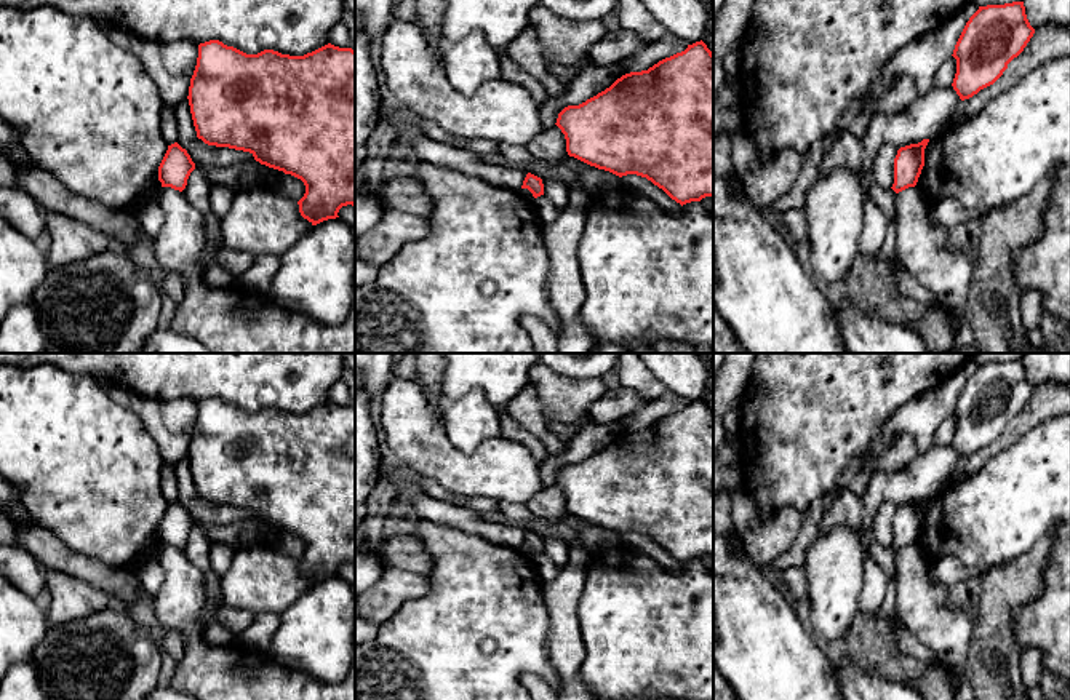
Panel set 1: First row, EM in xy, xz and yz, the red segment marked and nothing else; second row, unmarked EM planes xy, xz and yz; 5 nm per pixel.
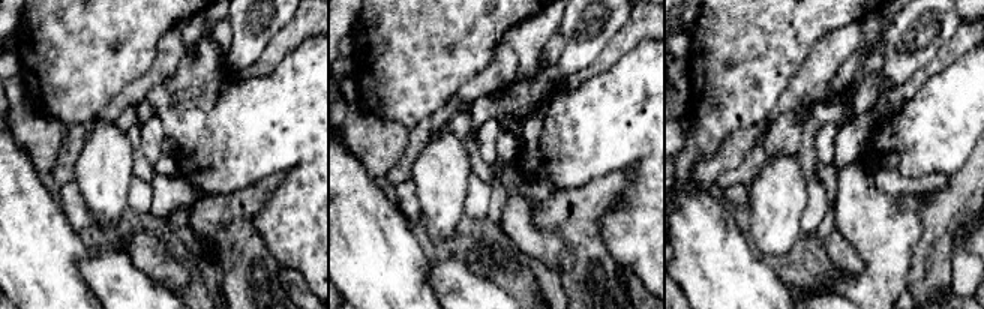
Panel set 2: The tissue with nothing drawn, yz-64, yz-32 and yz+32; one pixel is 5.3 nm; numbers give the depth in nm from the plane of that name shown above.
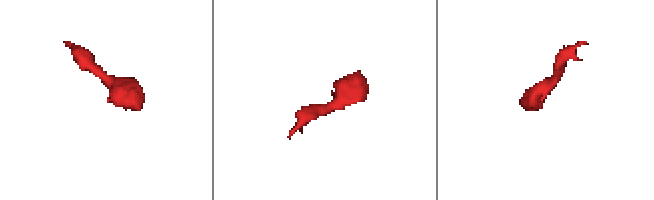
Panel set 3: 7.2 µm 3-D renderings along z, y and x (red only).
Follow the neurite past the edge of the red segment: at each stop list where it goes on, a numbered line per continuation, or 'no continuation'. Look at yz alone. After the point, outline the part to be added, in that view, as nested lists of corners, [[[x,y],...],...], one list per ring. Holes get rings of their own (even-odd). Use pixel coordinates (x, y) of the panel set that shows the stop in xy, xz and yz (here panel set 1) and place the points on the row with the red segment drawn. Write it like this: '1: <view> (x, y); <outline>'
no continuation

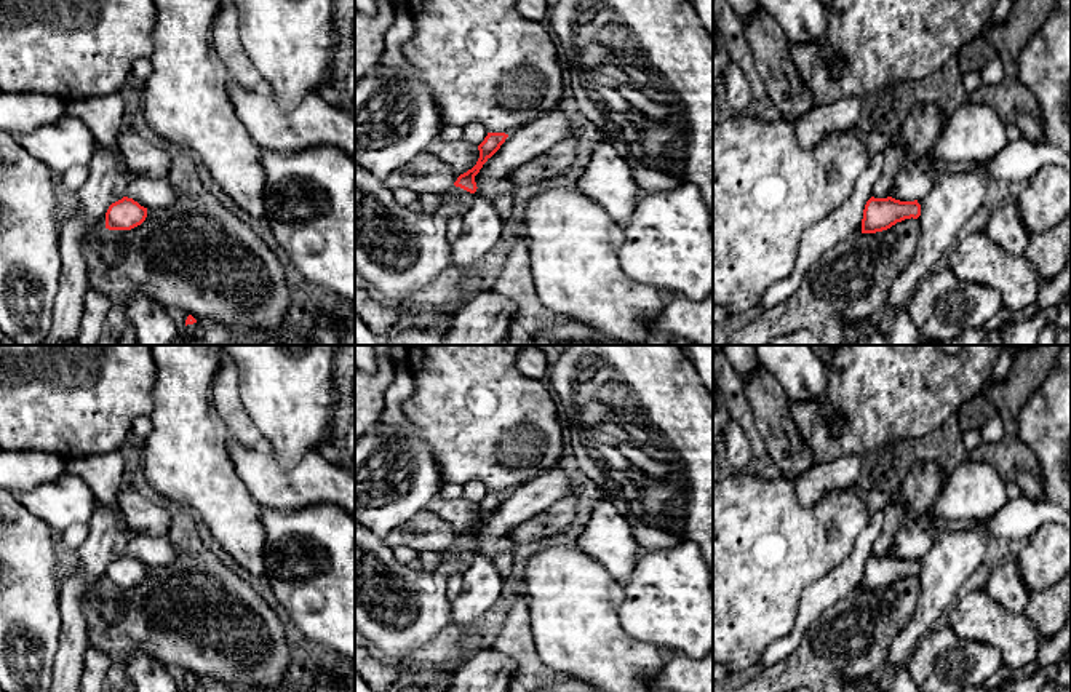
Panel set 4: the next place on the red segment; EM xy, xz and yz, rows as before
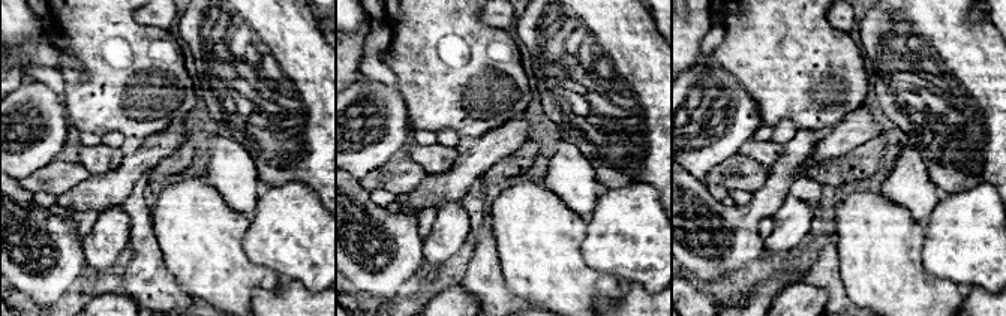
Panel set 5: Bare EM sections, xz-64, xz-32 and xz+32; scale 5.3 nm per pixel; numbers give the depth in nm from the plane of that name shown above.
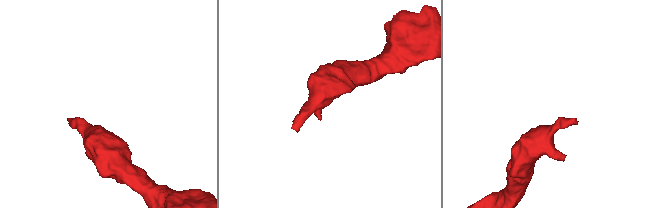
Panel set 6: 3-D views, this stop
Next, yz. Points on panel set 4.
no continuation

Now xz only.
1: xz (398, 253); [[[355,163],[355,270],[366,281],[366,288],[400,308],[404,300],[411,300],[416,308],[417,296],[452,265],[451,243],[446,237],[448,221],[464,217],[475,198],[473,193],[454,185],[436,211],[416,213],[398,205],[393,190]]]

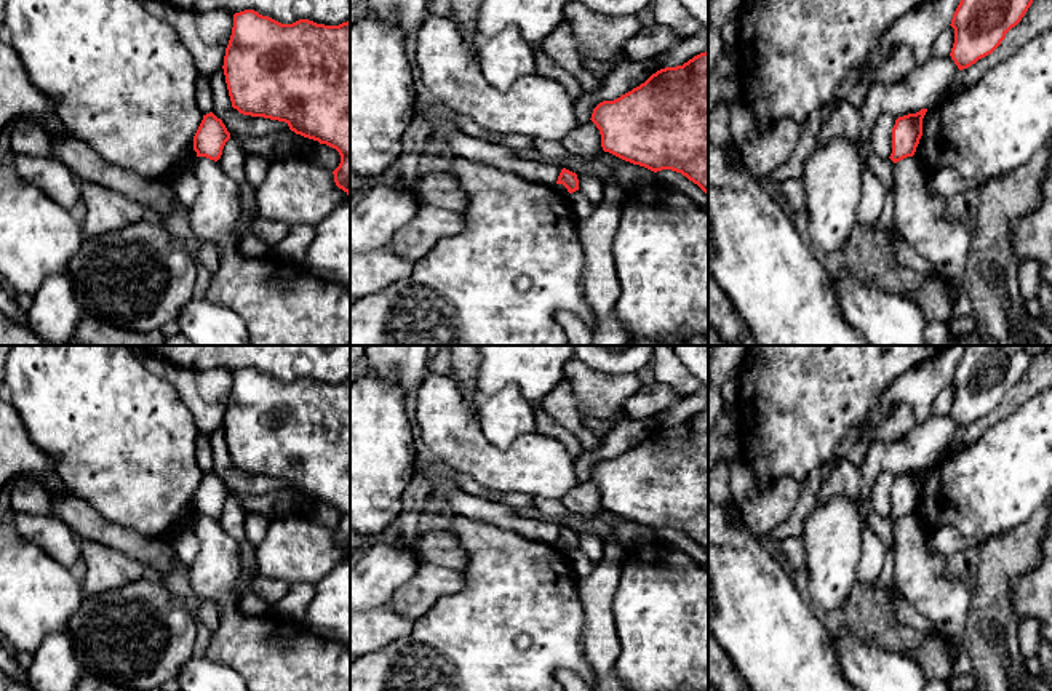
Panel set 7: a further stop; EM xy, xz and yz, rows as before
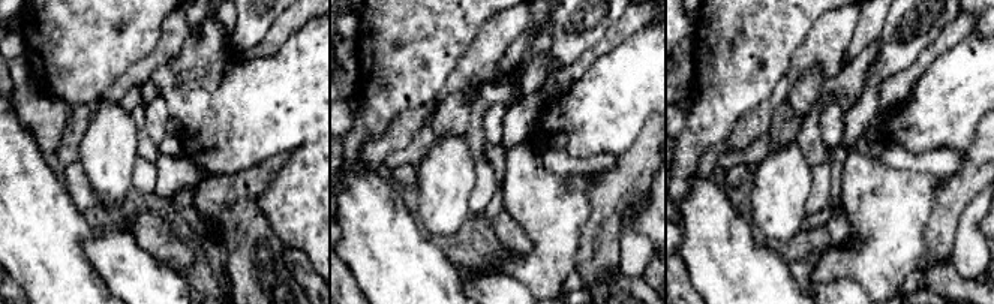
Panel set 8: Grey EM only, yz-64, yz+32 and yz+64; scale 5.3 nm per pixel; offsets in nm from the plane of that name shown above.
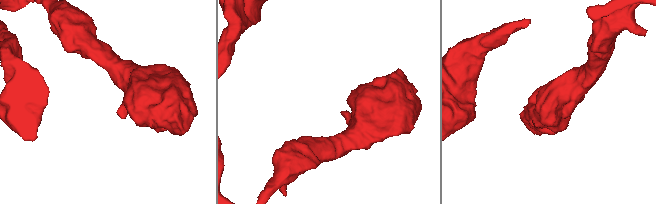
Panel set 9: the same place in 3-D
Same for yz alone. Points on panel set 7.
no continuation

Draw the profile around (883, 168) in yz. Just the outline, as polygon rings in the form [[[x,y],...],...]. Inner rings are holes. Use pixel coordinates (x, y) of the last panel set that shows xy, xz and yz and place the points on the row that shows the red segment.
[[[873,150],[867,160],[868,170],[884,184],[886,190],[894,187],[894,162],[881,158]]]

